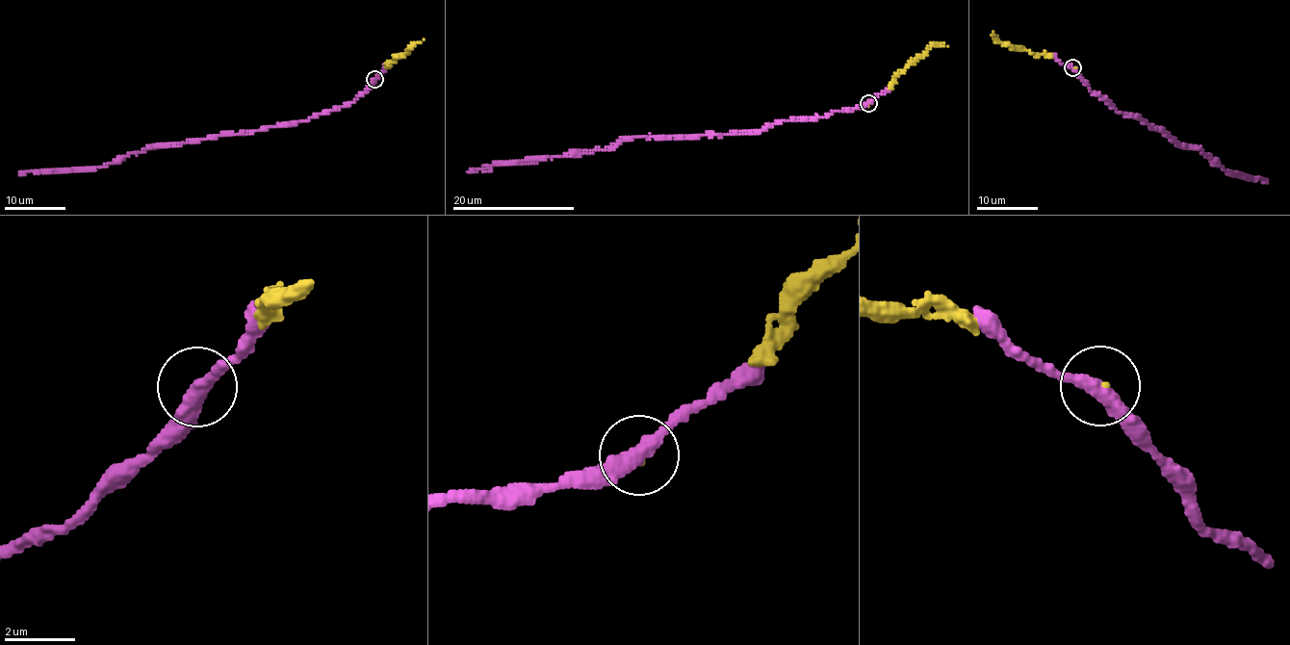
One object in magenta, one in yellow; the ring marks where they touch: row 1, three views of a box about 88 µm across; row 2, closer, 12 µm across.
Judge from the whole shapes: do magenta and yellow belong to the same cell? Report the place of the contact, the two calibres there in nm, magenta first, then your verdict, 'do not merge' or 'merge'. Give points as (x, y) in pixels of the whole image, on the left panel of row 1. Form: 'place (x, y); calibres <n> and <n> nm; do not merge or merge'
place (374, 79); calibres 360 and 100 nm; merge

